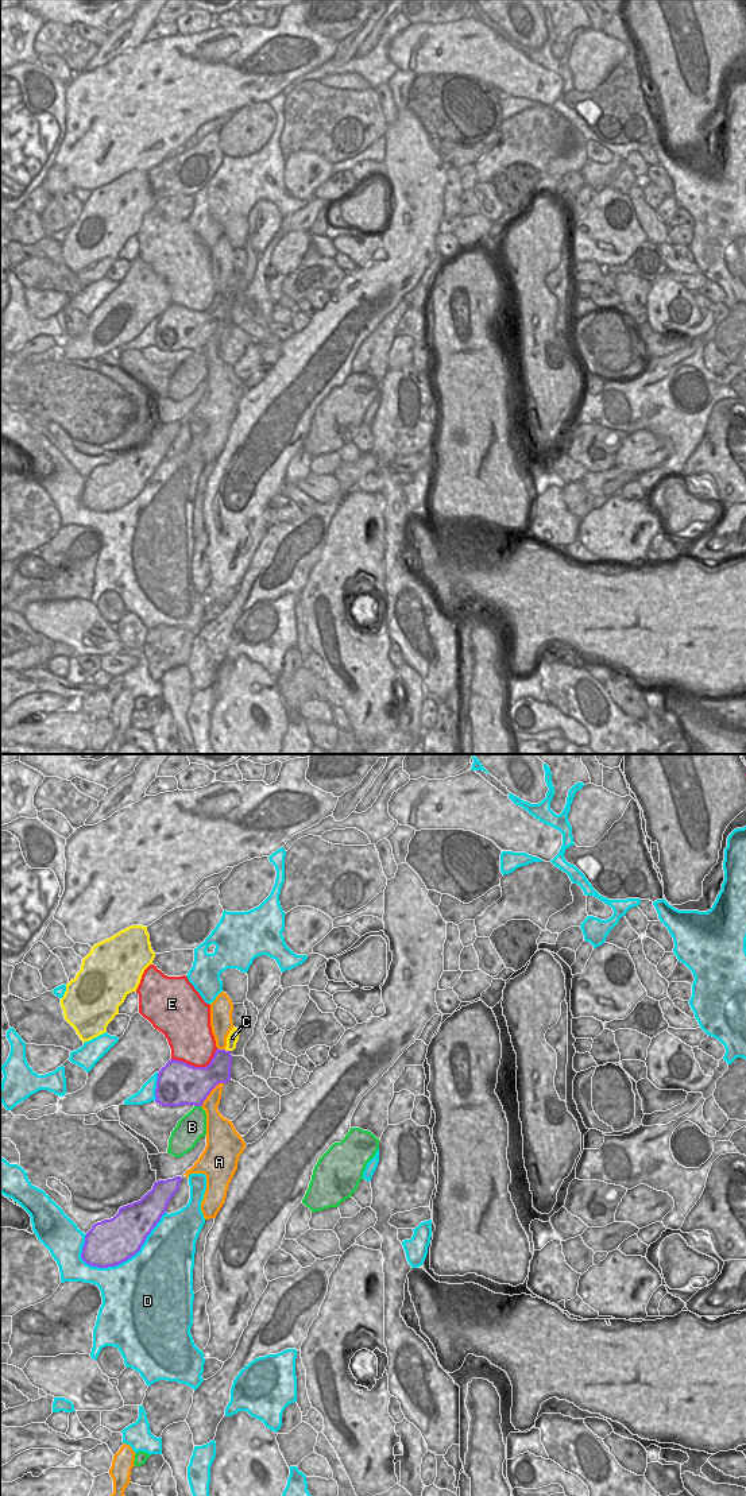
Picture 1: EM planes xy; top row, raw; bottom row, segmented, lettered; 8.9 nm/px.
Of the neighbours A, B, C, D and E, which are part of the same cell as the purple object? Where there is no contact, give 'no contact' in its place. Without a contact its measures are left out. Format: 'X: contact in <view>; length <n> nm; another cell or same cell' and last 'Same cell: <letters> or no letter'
A: contact in xy; length 300 nm; another cell
B: contact in xy; length 60 nm; another cell
C: contact in xy; length 60 nm; another cell
D: contact in xy; length 850 nm; another cell
E: contact in xy; length 440 nm; another cell
Same cell: no letter

